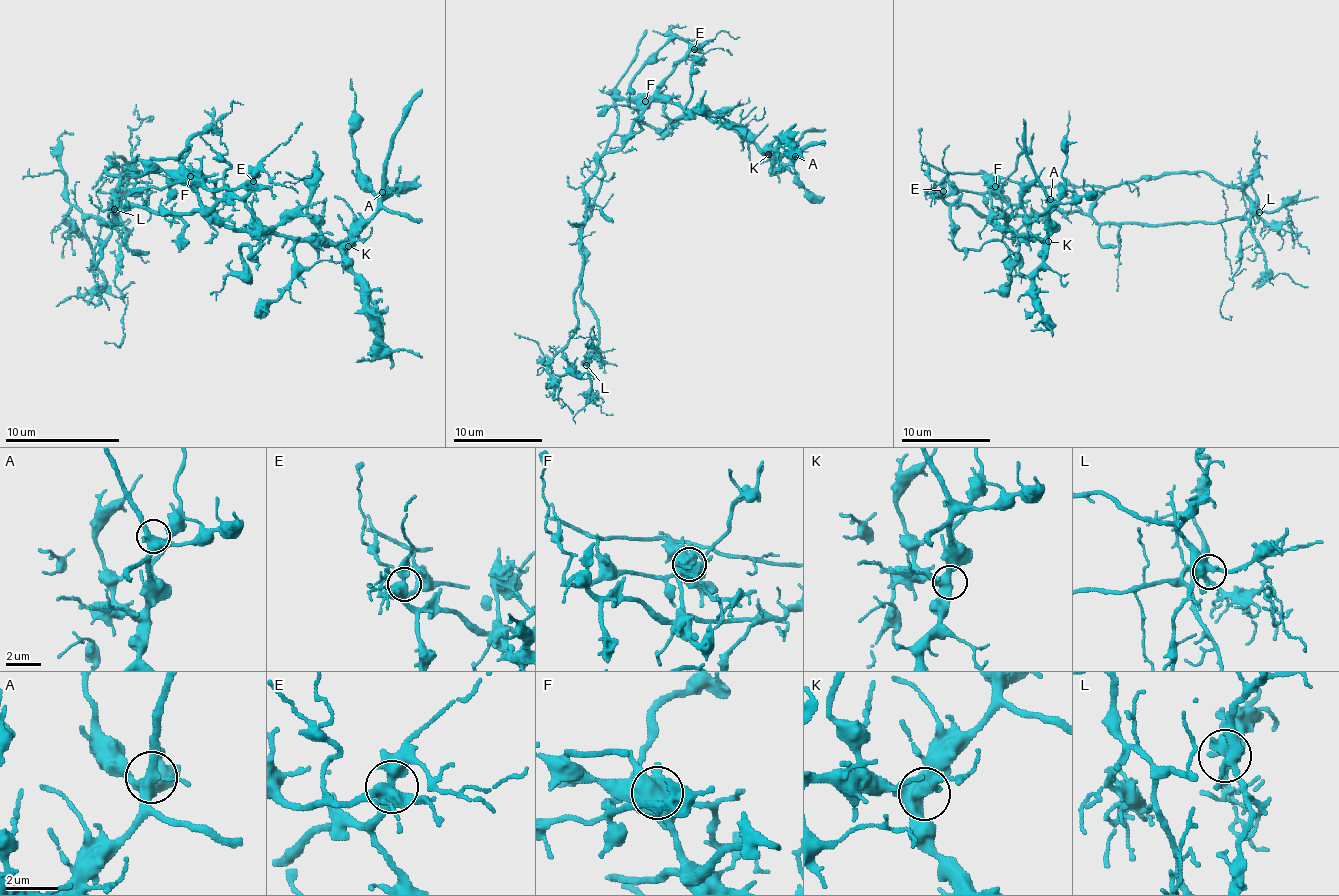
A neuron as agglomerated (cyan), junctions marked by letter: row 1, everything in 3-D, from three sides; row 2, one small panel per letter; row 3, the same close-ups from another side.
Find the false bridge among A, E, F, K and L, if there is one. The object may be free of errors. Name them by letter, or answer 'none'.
F

